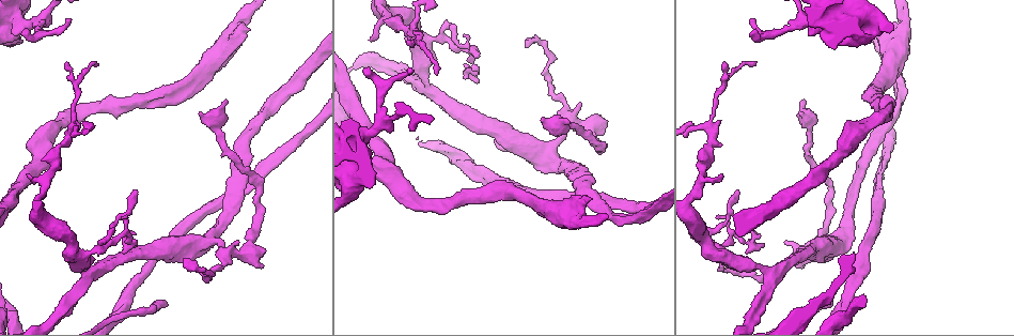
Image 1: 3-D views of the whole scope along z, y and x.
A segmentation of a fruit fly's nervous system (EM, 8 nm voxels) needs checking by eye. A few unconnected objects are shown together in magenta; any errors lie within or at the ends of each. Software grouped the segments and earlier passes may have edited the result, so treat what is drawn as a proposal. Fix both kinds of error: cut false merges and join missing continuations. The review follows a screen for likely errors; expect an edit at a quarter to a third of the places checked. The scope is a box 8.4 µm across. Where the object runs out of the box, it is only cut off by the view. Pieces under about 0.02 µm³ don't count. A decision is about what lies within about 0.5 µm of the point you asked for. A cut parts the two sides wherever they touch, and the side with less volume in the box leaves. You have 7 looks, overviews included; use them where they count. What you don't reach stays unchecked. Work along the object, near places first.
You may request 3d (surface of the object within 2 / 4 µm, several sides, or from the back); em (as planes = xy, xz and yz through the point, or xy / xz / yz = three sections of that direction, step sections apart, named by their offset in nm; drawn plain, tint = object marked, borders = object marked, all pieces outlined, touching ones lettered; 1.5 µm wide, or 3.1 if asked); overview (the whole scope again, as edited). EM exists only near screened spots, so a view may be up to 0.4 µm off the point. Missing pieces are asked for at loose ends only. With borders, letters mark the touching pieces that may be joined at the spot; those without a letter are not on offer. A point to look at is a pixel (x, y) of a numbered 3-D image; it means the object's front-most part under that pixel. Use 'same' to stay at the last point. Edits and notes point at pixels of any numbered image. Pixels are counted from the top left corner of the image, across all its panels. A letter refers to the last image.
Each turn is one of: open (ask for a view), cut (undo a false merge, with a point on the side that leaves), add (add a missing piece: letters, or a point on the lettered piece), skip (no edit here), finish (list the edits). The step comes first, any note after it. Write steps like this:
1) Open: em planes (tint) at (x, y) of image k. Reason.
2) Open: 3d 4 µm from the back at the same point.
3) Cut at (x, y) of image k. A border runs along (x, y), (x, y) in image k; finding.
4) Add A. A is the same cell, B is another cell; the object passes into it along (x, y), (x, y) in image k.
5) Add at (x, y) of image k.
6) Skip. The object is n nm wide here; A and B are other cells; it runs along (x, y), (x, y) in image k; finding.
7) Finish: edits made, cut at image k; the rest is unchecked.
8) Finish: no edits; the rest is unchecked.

Open: em planes (tint) at (150, 254) of image 1.

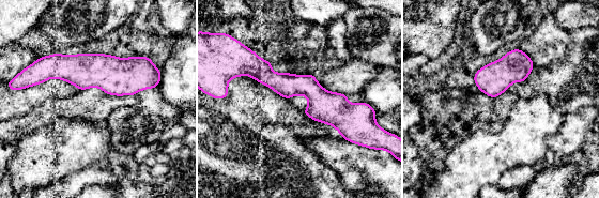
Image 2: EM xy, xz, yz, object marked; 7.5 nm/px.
Open: em planes (borders) at the same point.

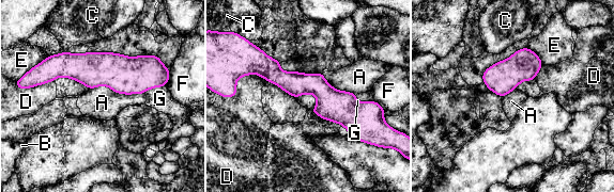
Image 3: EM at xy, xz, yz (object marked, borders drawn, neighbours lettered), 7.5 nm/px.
Skip. The object is 180 nm wide here; A, B, C, D, E, F and G are other cells; a border runs along (89, 89), (143, 94) in image 3; all the same cell.

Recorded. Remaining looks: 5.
Open: 3d 4 µm at (184, 259) of image 1. End of a long branch.

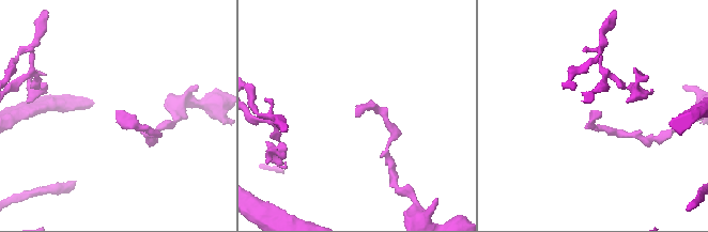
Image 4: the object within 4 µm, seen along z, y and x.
Open: em planes (plain) at (358, 115) of image 4. Need the tissue.

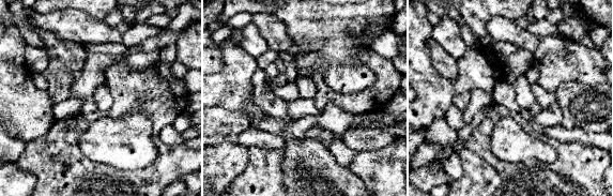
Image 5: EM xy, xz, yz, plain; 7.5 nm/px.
Open: em planes (borders) at the same point.

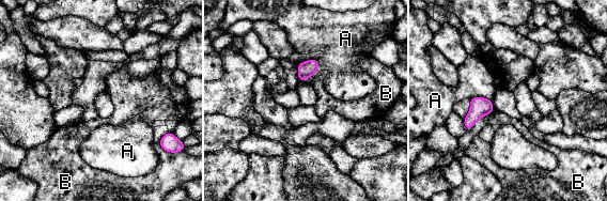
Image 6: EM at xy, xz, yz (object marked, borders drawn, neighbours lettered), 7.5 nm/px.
Skip. The longest contact is with A, 200 nm; A and B are other cells; a border runs along (166, 133), (161, 137), (159, 145) in image 6; none of them fits.

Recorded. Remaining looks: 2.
Open: em planes (plain) at (590, 200) of image 1. Branch stops here.

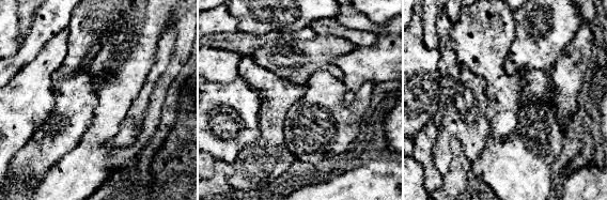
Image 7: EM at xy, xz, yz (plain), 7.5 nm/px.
Open: em planes (borders) at the same point. What lies round it.

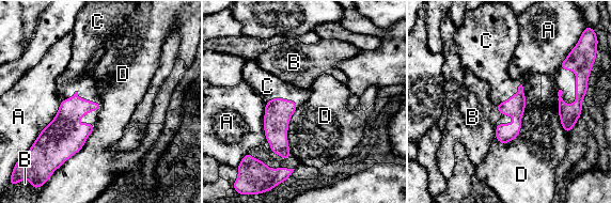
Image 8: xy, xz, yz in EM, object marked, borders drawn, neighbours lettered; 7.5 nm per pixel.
Add C. C is the same cell, A, B and D are other cells; the object passes into it along (62, 126), (78, 97), (75, 78) in image 8; the cell continues.

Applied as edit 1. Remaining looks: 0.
Finish: edits made, add at image 8; the rest is unchecked.

